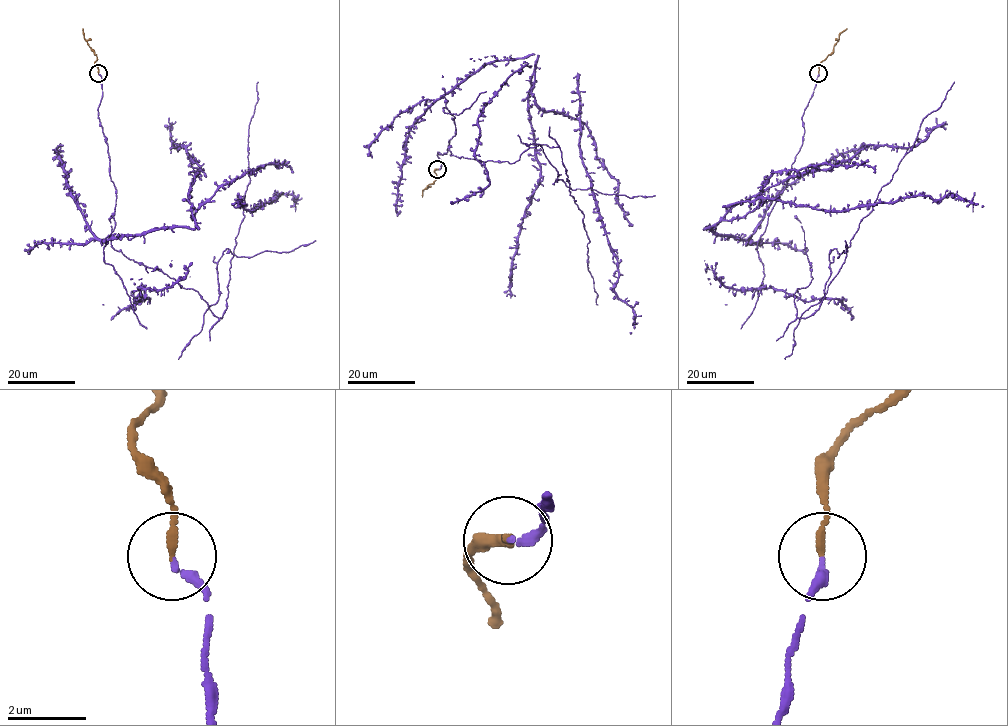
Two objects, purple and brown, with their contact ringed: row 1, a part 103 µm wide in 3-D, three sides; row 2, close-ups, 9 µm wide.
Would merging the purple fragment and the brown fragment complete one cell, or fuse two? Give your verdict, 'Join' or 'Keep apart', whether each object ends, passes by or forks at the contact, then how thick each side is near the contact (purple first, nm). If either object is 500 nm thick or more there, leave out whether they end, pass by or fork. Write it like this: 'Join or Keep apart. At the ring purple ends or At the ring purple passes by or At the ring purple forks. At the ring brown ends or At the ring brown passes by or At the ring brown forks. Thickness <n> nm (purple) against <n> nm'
Join. At the ring purple ends. At the ring brown ends. Thickness 180 nm (purple) against 180 nm

